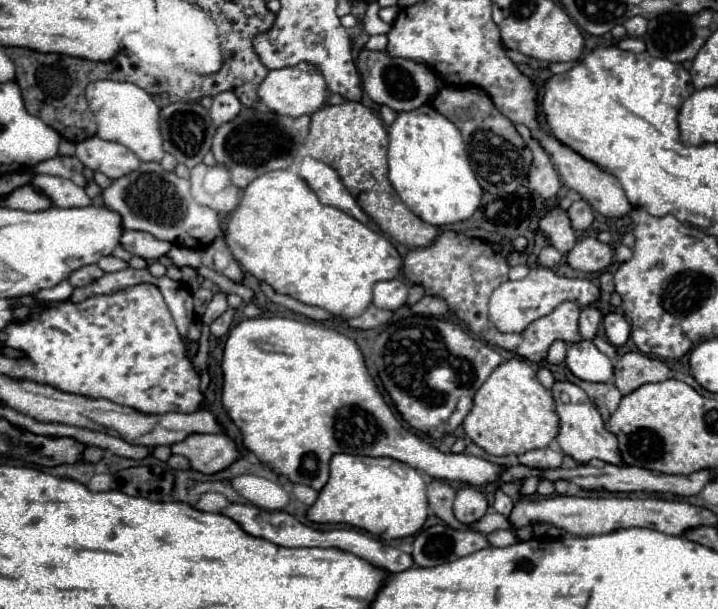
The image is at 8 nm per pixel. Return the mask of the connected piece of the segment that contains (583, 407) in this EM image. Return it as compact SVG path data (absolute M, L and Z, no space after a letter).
M556 382L552 388L552 394L554 394L554 402L556 402L556 412L560 416L560 430L558 430L556 442L560 444L562 452L580 464L586 464L590 460L602 460L608 464L624 466L616 436L604 428L600 412L588 400L584 390L580 390L576 384L570 384L570 382Z

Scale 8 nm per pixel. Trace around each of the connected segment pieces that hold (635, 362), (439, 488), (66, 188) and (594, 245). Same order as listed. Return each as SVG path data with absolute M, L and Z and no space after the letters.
M628 352L614 364L614 384L622 394L630 394L642 384L662 382L670 378L670 368L660 360L642 352Z
M432 480L432 484L428 486L428 504L430 510L448 526L452 528L460 528L460 524L456 522L454 514L452 514L452 504L454 504L456 492L450 484L442 482L442 480Z
M38 174L38 176L34 176L32 186L42 190L58 208L76 208L76 206L90 206L92 204L86 190L66 178Z
M596 238L580 240L568 254L568 264L582 272L602 272L612 262L612 248Z

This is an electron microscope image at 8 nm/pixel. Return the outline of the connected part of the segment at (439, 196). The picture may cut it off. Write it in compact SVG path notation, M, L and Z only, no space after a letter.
M426 104L410 112L400 112L394 124L388 130L390 134L390 146L388 146L388 178L402 202L424 222L434 224L434 226L444 226L444 224L454 224L460 220L466 220L474 214L474 210L480 206L482 190L480 184L476 182L476 176L470 168L468 154L464 140L458 132L458 128L444 118L434 106Z

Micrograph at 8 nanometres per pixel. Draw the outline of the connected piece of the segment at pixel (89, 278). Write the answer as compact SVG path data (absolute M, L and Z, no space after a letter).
M88 264L88 266L82 266L80 270L76 270L76 272L68 278L68 282L70 282L72 286L86 286L86 284L98 280L102 274L104 274L104 272L102 272L96 264Z

